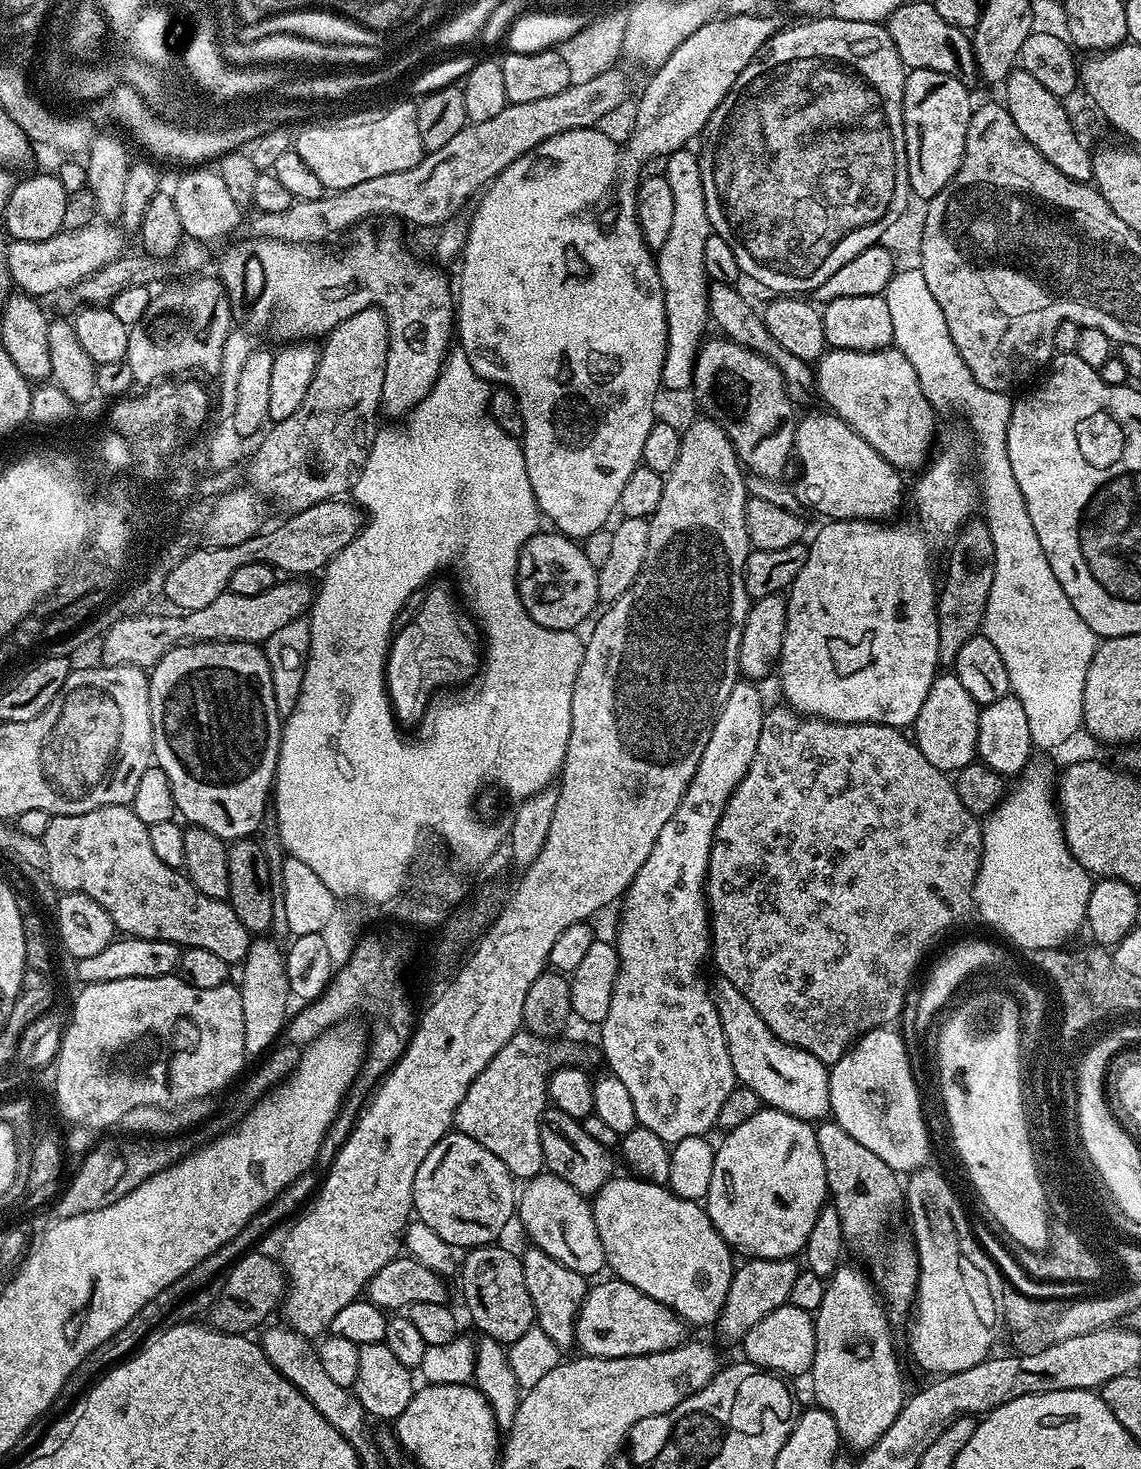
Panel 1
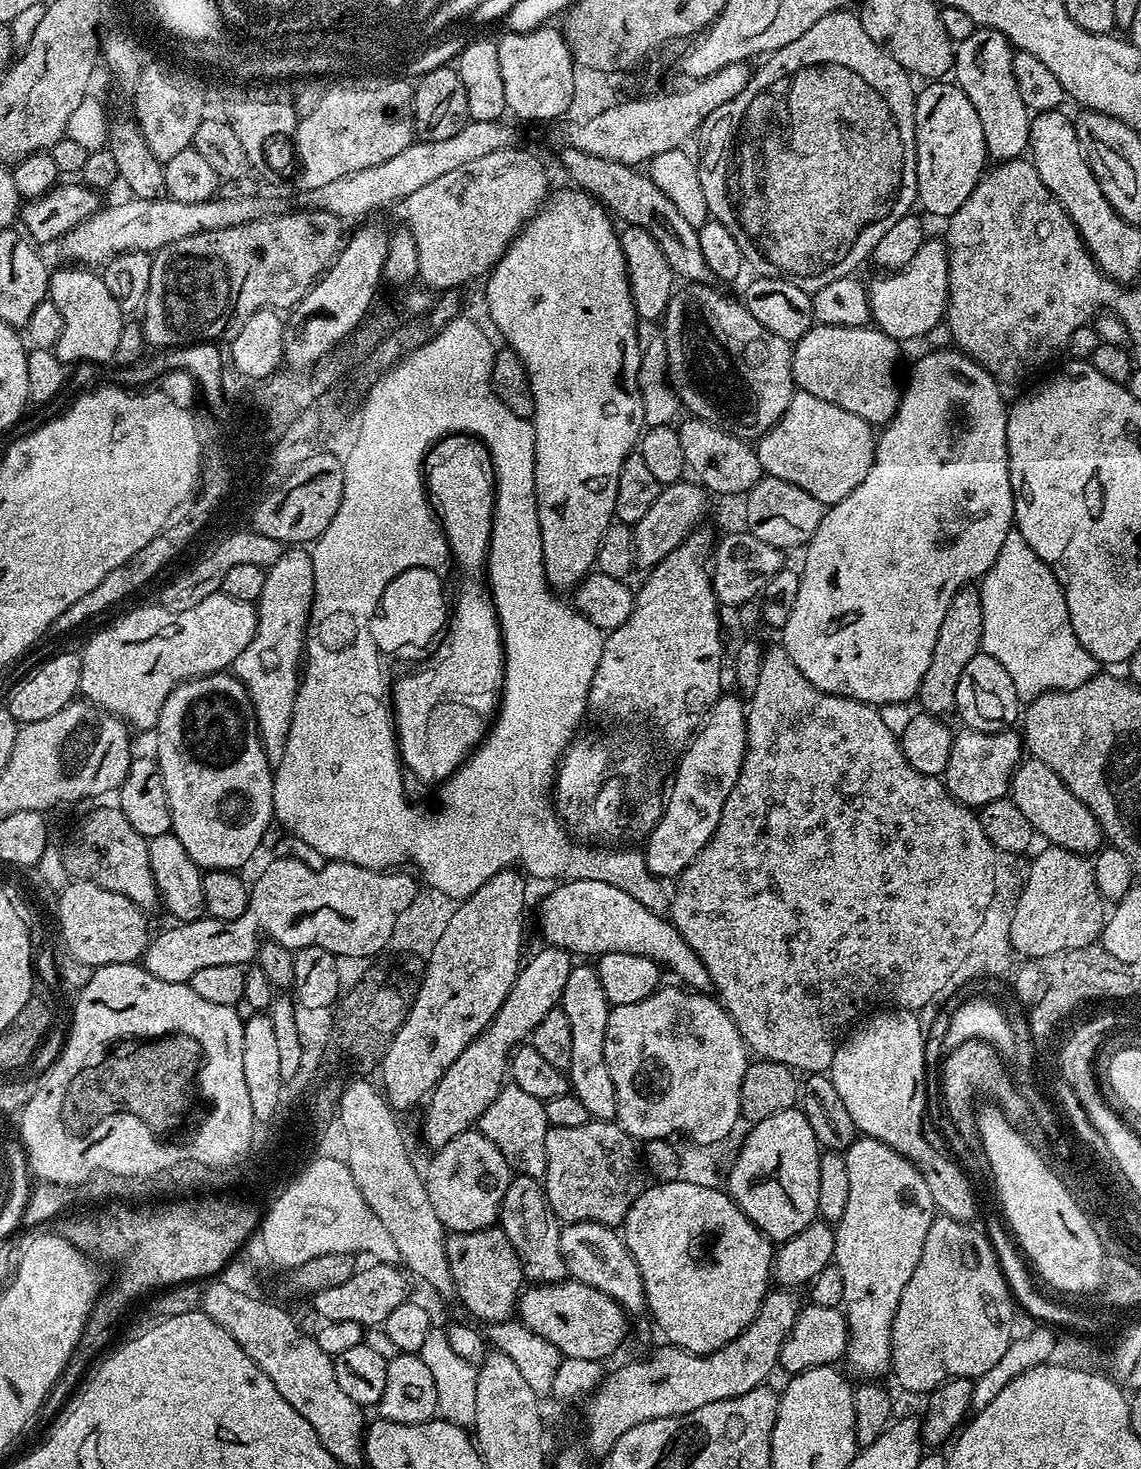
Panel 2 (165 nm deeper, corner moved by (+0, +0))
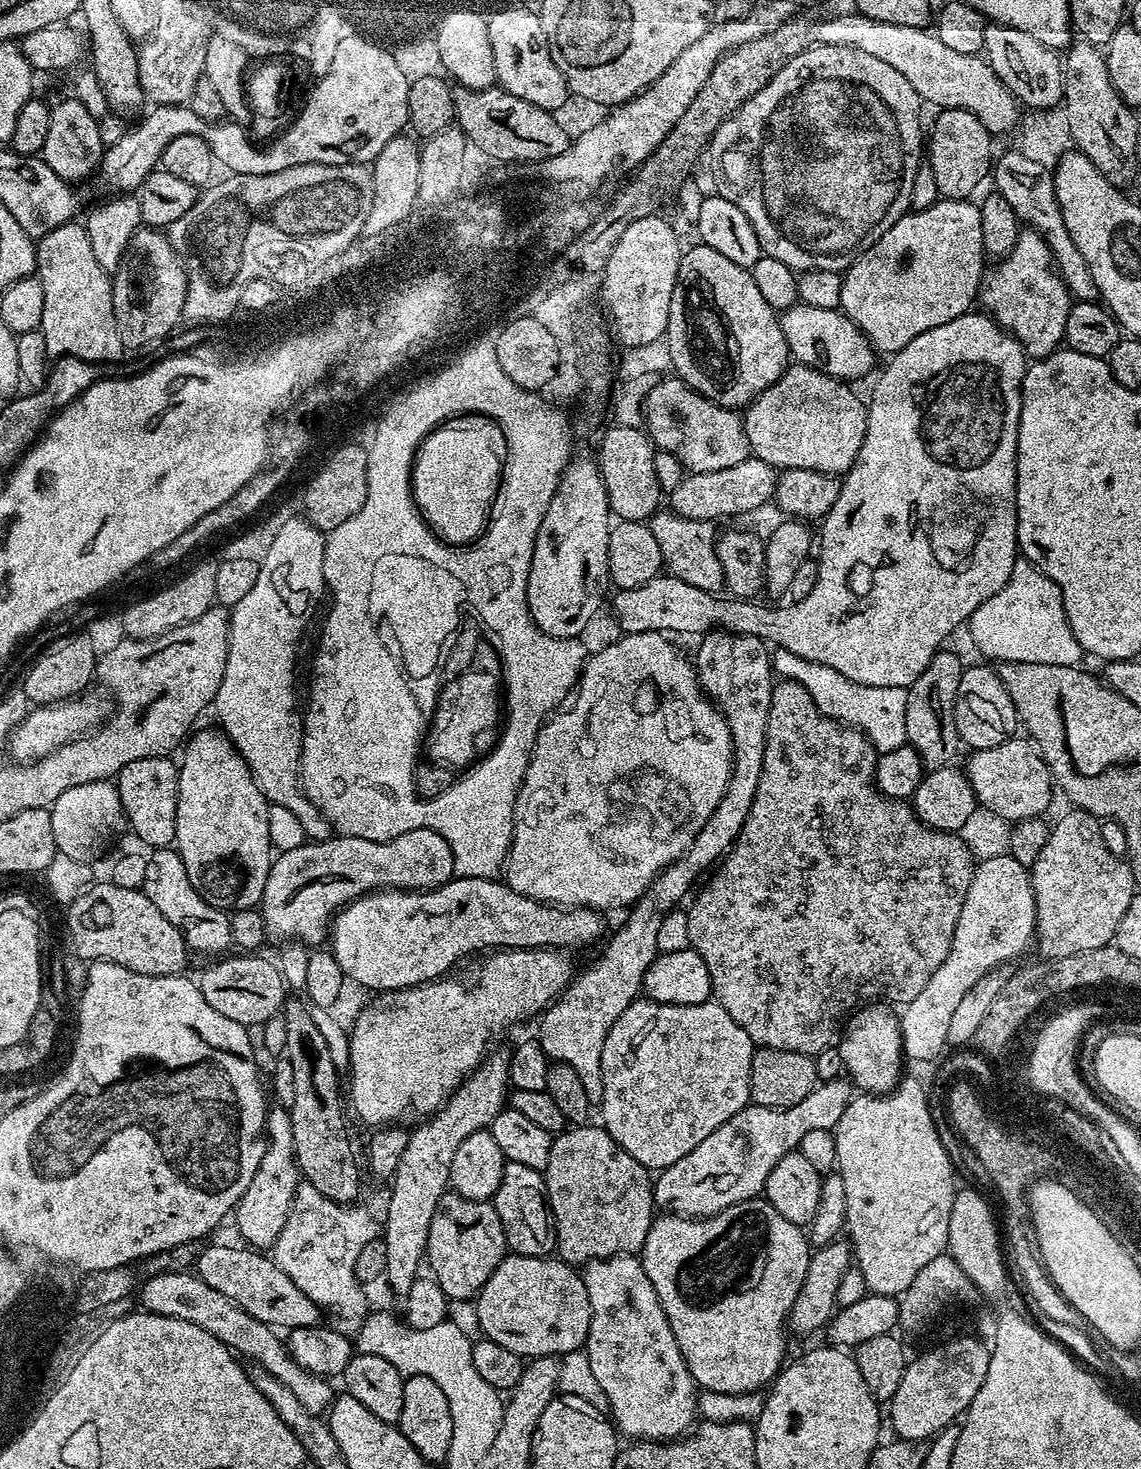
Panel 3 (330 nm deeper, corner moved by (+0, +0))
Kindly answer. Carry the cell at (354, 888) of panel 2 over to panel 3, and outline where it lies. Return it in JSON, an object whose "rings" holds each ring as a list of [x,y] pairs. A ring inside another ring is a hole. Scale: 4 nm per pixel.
{"rings":[[[411,828],[386,842],[374,842],[370,838],[354,838],[333,834],[328,840],[303,842],[297,848],[288,848],[272,861],[272,869],[266,878],[264,899],[258,907],[264,916],[264,934],[269,941],[303,942],[308,946],[325,943],[330,925],[340,909],[352,900],[377,890],[427,890],[437,888],[453,879],[454,858],[446,838],[429,828]]]}

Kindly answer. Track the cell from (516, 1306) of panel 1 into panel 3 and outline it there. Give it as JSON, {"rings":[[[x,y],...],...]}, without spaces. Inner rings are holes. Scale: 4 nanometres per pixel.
{"rings":[[[451,1190],[444,1193],[434,1210],[434,1218],[430,1218],[430,1234],[426,1242],[426,1264],[431,1275],[436,1277],[438,1286],[448,1295],[449,1300],[472,1300],[486,1286],[490,1274],[494,1274],[497,1266],[504,1261],[509,1251],[508,1243],[502,1230],[502,1222],[498,1218],[496,1207],[486,1200],[462,1198],[462,1194]]]}

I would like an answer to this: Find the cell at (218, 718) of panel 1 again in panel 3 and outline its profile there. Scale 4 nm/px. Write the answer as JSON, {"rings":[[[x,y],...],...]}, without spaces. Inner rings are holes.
{"rings":[[[204,728],[201,732],[199,730],[193,731],[183,745],[182,753],[184,752],[184,757],[178,760],[178,806],[176,807],[176,843],[174,847],[186,866],[190,886],[194,886],[194,890],[198,890],[198,894],[202,894],[202,898],[206,902],[210,902],[210,906],[237,912],[238,910],[257,907],[260,901],[264,899],[266,878],[270,874],[274,859],[274,851],[272,852],[272,820],[268,817],[268,812],[270,813],[269,802],[262,794],[262,790],[258,790],[258,786],[252,777],[252,771],[248,768],[248,763],[241,758],[238,750],[224,735],[223,731],[213,728]]]}

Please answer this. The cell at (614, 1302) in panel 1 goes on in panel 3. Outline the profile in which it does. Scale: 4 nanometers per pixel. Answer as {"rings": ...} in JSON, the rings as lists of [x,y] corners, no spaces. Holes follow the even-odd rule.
{"rings":[[[505,1255],[504,1261],[490,1274],[486,1286],[474,1298],[480,1332],[487,1339],[514,1350],[522,1358],[537,1356],[563,1357],[576,1354],[587,1345],[590,1334],[590,1294],[586,1294],[584,1277],[573,1265],[565,1264],[552,1256],[517,1256]]]}

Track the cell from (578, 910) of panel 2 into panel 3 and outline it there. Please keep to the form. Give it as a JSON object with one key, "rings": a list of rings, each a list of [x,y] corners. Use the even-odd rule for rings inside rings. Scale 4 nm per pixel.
{"rings":[[[456,876],[447,880],[442,886],[429,888],[427,890],[377,890],[367,892],[365,896],[359,896],[357,900],[352,900],[345,908],[336,913],[330,925],[330,951],[338,966],[342,966],[345,977],[354,982],[360,983],[367,990],[381,992],[396,992],[400,988],[417,988],[420,984],[427,984],[431,981],[441,979],[445,974],[451,973],[459,956],[468,956],[471,952],[476,952],[479,948],[484,950],[503,950],[505,948],[559,948],[561,950],[573,950],[572,948],[584,948],[587,944],[592,944],[600,935],[603,937],[604,920],[599,911],[595,908],[562,908],[554,904],[542,904],[534,898],[520,896],[514,889],[499,879],[483,880],[482,878],[466,878]]]}

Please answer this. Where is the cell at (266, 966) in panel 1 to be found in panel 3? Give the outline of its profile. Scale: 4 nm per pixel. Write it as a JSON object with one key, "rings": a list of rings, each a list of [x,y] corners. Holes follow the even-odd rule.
{"rings":[[[284,1106],[275,1107],[269,1107],[266,1112],[266,1147],[262,1162],[258,1162],[258,1170],[254,1170],[250,1186],[246,1186],[234,1209],[236,1228],[244,1239],[241,1241],[256,1250],[268,1250],[275,1244],[282,1226],[286,1224],[296,1187],[302,1182],[300,1170],[296,1167],[294,1126],[290,1122],[290,1111]]]}

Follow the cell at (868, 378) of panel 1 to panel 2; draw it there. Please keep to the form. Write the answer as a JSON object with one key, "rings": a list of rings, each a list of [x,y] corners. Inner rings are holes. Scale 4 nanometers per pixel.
{"rings":[[[816,324],[802,339],[795,341],[792,350],[792,383],[799,391],[822,398],[822,402],[834,402],[834,406],[842,406],[842,410],[858,414],[858,418],[870,425],[883,426],[895,414],[902,395],[901,385],[896,385],[896,363],[900,360],[900,348],[897,341],[875,326],[855,328]]]}

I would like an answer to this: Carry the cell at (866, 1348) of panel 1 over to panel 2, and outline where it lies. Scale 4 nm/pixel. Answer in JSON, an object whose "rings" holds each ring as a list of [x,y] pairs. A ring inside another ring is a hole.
{"rings":[[[861,1135],[846,1149],[844,1157],[850,1174],[850,1195],[842,1218],[834,1224],[836,1237],[832,1258],[838,1270],[842,1270],[842,1311],[848,1320],[847,1371],[853,1377],[860,1376],[856,1378],[884,1378],[880,1376],[887,1377],[892,1366],[891,1327],[894,1326],[902,1292],[922,1257],[926,1234],[938,1216],[938,1209],[924,1175],[890,1146]]]}

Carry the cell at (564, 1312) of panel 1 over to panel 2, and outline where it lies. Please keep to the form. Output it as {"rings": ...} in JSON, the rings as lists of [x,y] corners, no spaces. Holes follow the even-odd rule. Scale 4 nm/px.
{"rings":[[[513,1175],[510,1186],[506,1186],[506,1198],[502,1198],[498,1226],[506,1238],[510,1238],[510,1246],[514,1246],[518,1254],[525,1281],[538,1285],[558,1284],[561,1280],[569,1279],[560,1245],[562,1225],[546,1198],[543,1183],[537,1177]]]}

